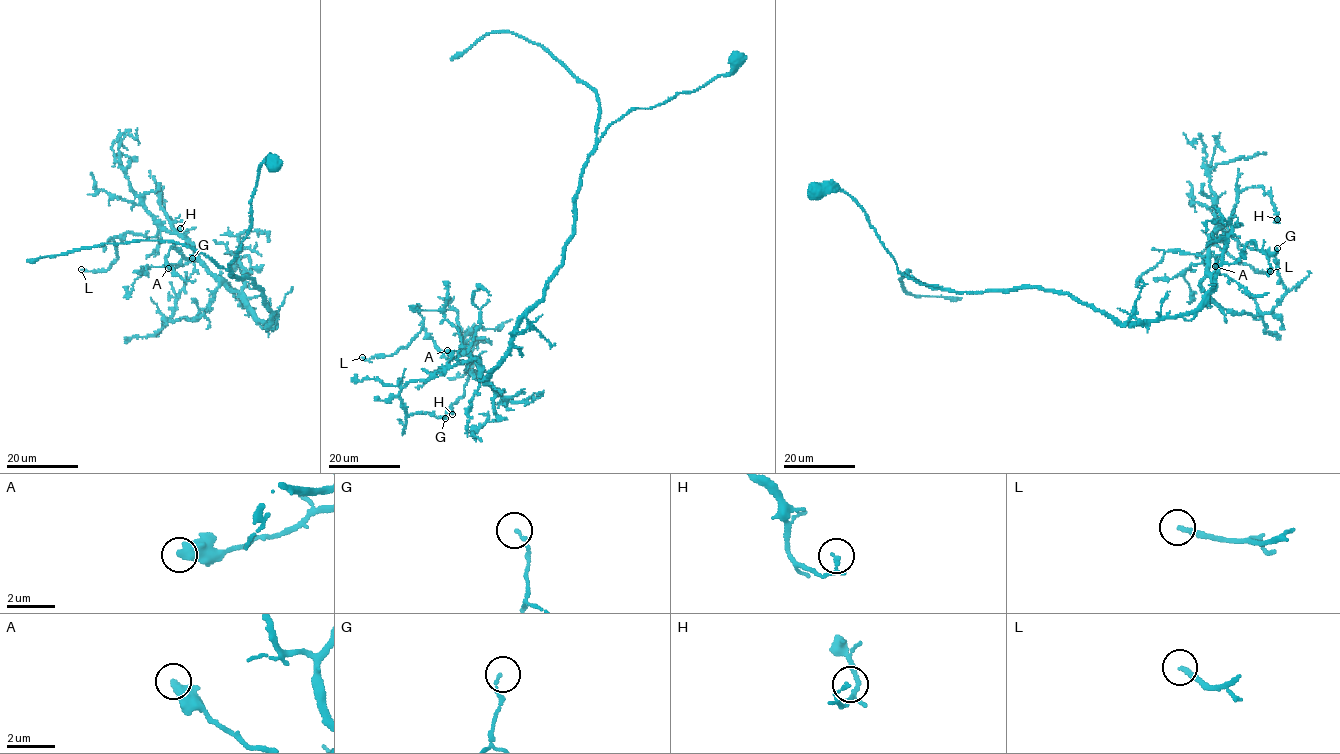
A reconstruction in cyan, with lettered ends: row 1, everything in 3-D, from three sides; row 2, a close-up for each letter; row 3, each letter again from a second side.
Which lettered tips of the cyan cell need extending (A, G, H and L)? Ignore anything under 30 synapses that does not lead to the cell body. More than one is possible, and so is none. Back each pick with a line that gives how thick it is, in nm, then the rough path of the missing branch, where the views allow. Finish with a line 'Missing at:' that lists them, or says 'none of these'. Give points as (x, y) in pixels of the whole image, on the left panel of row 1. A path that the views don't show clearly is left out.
Missing at: none of these

